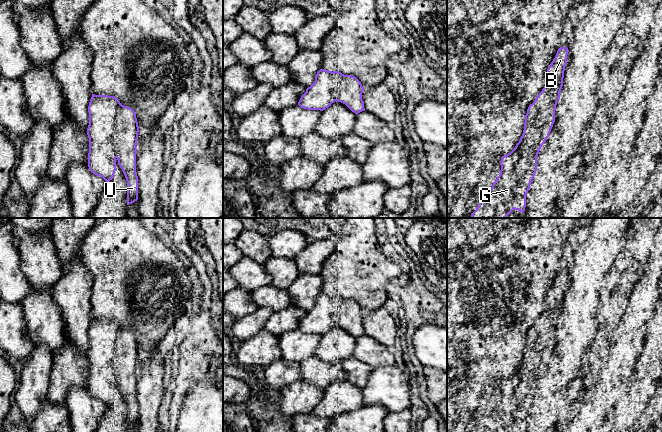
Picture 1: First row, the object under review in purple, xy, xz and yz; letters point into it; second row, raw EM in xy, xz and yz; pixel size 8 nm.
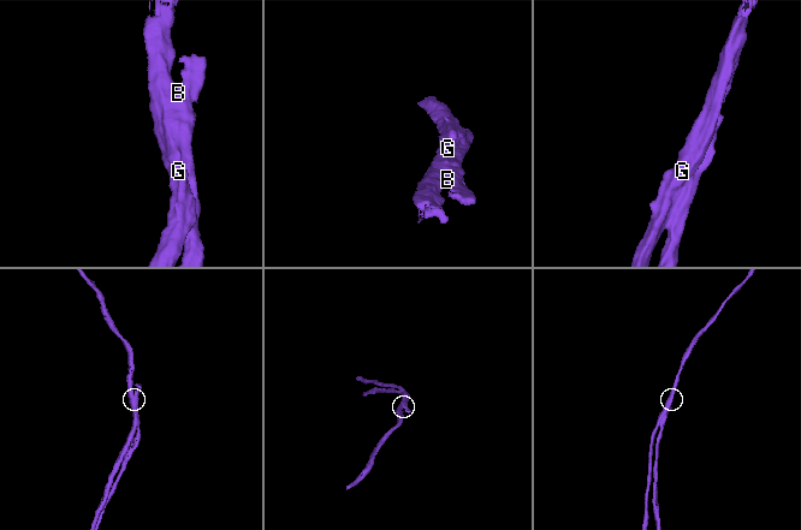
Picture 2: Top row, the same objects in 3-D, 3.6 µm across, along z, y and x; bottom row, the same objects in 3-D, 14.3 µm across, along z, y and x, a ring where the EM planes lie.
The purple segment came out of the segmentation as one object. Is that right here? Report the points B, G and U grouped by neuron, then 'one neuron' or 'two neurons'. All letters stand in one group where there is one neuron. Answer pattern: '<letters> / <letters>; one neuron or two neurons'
B U / G; two neurons

